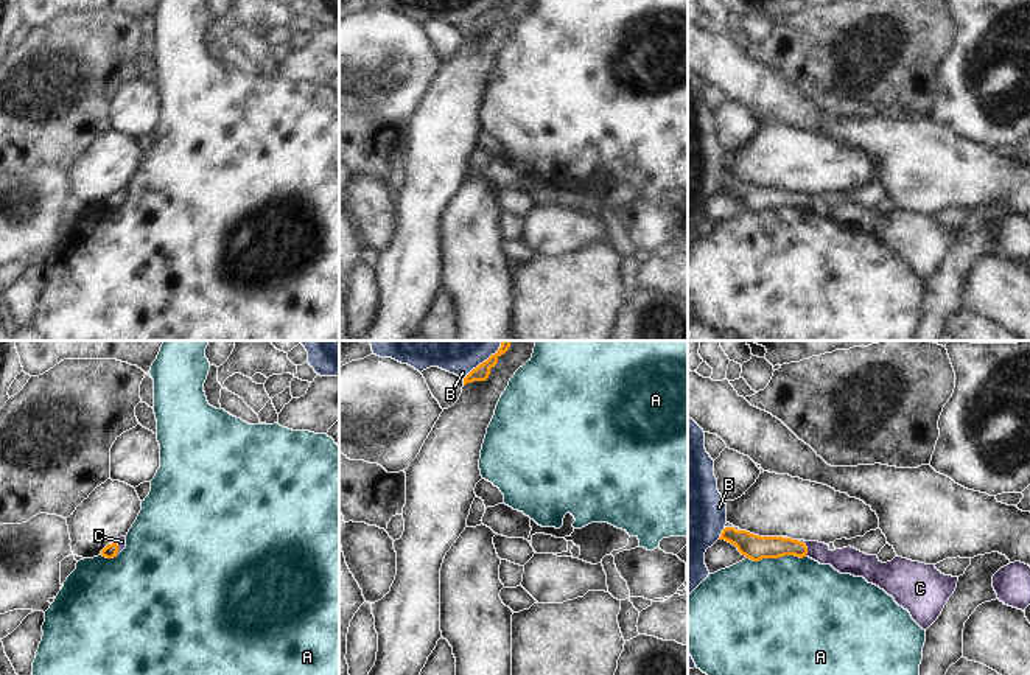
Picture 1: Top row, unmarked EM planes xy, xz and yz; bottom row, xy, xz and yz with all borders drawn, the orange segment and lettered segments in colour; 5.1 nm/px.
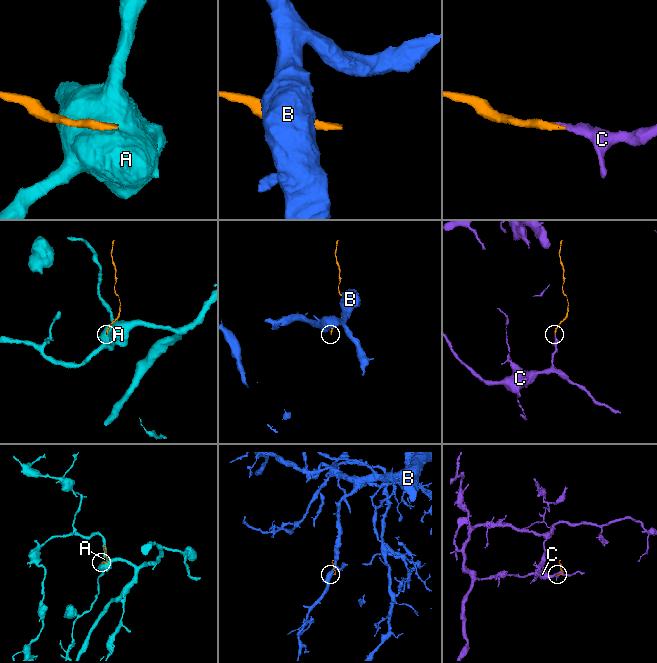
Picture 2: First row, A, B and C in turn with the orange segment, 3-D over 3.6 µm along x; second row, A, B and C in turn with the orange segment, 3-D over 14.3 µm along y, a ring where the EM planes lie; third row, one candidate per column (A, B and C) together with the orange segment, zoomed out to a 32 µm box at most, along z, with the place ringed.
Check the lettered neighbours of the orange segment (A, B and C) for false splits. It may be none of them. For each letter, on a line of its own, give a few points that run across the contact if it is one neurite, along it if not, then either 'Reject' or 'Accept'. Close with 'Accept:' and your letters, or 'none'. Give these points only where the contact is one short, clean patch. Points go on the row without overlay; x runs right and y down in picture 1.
A: Reject
B: Reject
C: Line: yz (756, 199), (805, 198), (826, 209), (848, 212). Accept
Accept: C

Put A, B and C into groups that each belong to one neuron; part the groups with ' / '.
A / B / C

